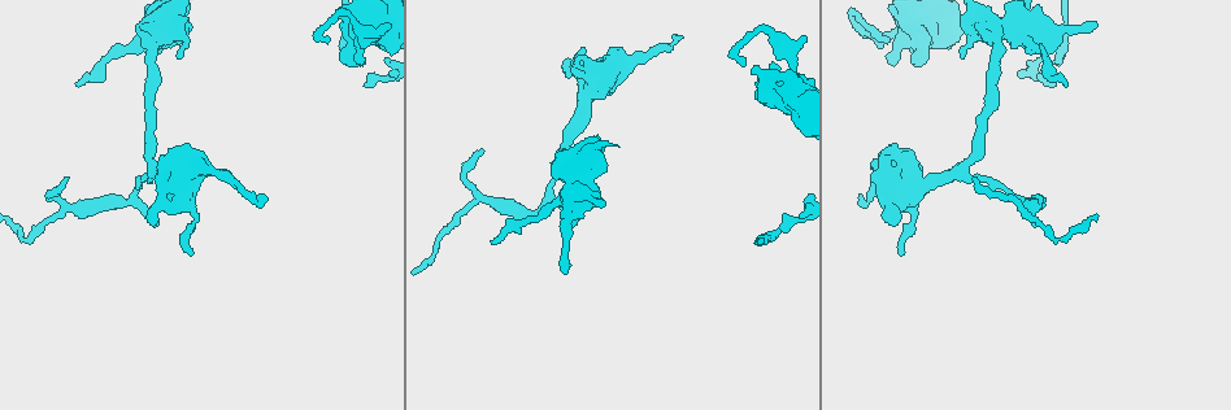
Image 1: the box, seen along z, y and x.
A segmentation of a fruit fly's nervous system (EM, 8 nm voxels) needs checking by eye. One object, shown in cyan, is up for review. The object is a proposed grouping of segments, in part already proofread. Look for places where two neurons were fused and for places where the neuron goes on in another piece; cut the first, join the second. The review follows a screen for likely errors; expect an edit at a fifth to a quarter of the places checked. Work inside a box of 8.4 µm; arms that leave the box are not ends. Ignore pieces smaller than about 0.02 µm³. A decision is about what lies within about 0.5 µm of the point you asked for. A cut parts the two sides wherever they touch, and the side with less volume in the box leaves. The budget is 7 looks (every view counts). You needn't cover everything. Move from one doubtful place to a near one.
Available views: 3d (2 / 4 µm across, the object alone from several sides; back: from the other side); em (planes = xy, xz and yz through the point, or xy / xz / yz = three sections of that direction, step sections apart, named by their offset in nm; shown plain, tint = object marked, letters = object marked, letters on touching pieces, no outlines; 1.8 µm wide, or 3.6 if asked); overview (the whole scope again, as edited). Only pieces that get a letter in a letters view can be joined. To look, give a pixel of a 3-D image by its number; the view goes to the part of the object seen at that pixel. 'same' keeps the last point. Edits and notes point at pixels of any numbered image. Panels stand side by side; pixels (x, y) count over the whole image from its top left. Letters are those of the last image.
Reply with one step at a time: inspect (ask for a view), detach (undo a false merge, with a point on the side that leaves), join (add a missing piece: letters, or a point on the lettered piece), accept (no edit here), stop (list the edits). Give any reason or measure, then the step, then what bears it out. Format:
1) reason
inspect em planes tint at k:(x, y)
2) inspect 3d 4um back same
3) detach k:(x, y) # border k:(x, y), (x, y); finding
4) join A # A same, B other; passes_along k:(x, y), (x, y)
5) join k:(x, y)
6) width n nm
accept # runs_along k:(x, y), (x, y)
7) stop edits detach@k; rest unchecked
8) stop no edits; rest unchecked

free end
inspect 3d 2um back at 1:(68, 178)

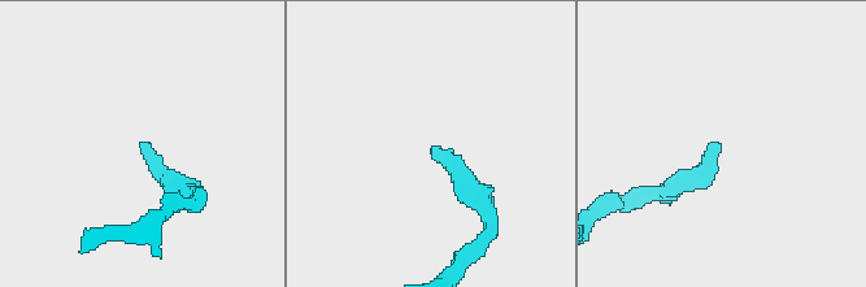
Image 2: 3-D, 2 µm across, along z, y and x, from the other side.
inspect em planes letters at 2:(437, 147)

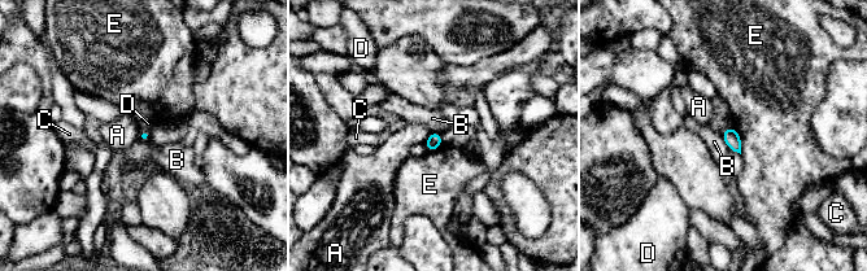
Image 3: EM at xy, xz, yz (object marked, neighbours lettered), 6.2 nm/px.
accept # A other, B other, C other, D other, E other; border 3:(720, 134), (730, 148); none of them fits

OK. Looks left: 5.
thin end
inspect 3d 2um at 1:(897, 250)

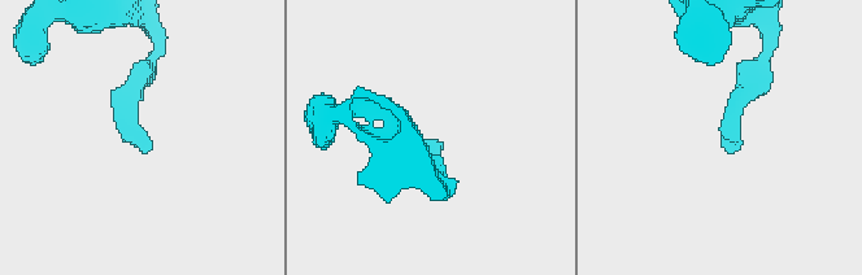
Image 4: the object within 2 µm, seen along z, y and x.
inspect em planes letters at 4:(152, 142)

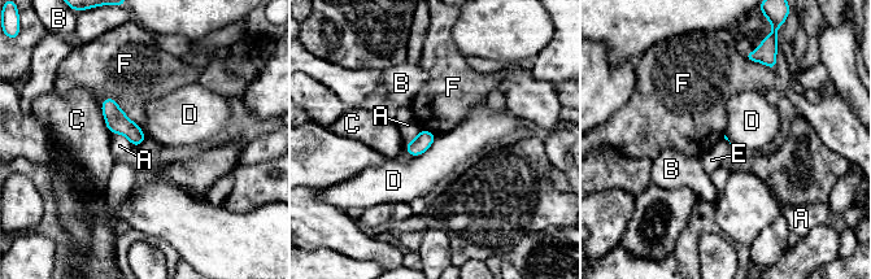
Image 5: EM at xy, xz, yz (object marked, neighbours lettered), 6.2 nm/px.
accept # A other, B other, C other, D other, E other, F other; border 5:(436, 135), (423, 152), (413, 157); none of them fits

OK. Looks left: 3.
touches itself
inspect 3d 4um at 1:(1047, 42)

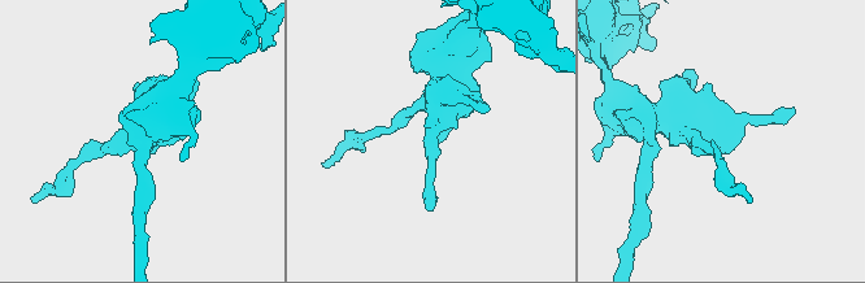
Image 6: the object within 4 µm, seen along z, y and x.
inspect em yz step 8 tint at 6:(432, 134)

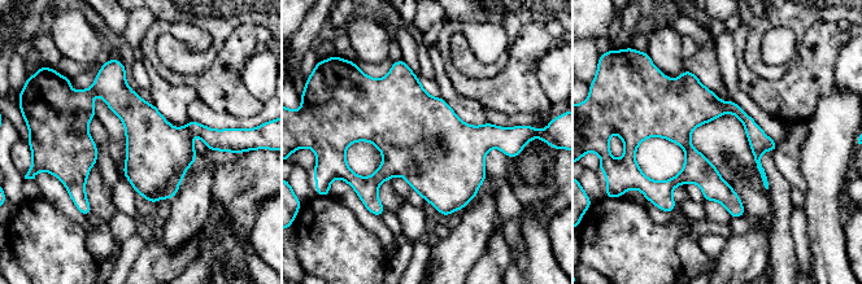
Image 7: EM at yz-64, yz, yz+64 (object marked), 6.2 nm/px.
inspect em planes letters same

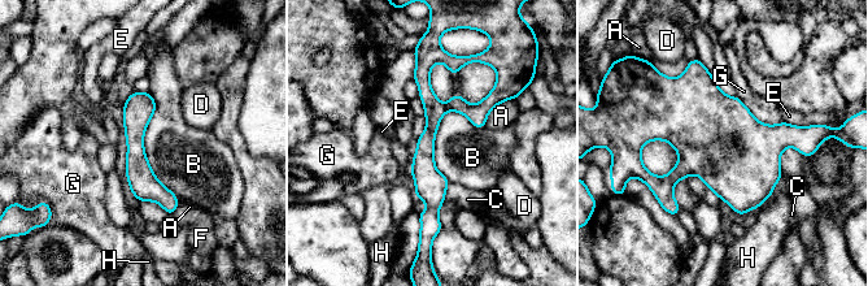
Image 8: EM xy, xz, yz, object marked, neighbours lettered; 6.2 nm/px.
width 140 nm
accept # A other, B other, C other, D other, E other, F other, G other, H other; border 8:(148, 92), (144, 154), (179, 202); all the same neuron

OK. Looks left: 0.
stop no edits; rest unchecked

